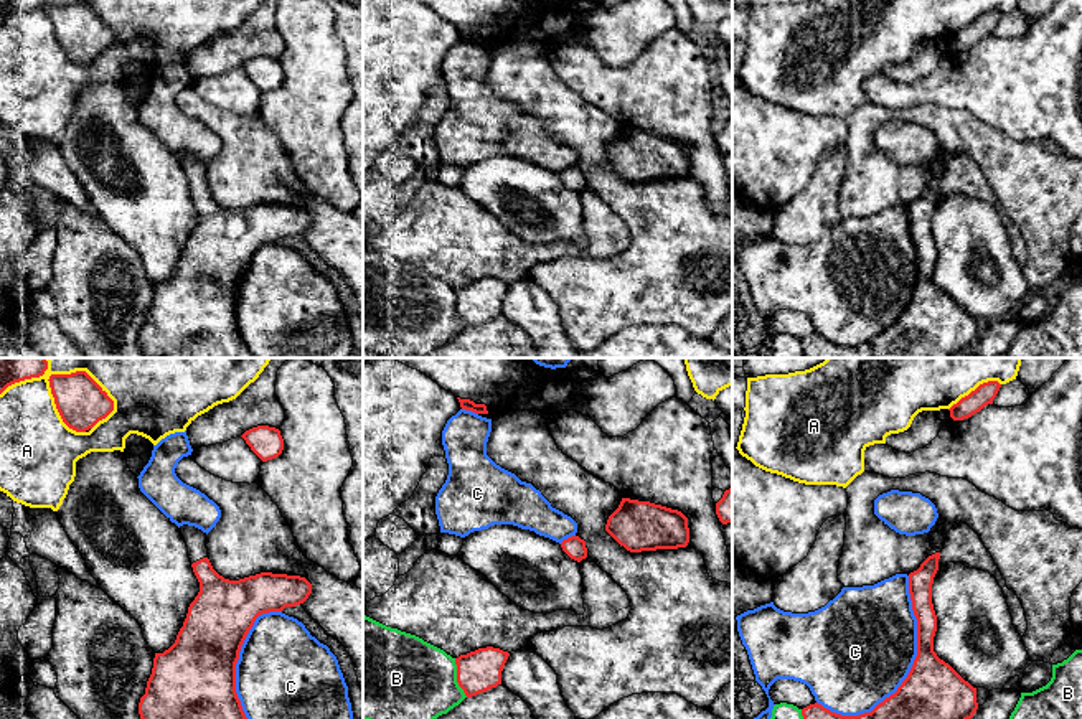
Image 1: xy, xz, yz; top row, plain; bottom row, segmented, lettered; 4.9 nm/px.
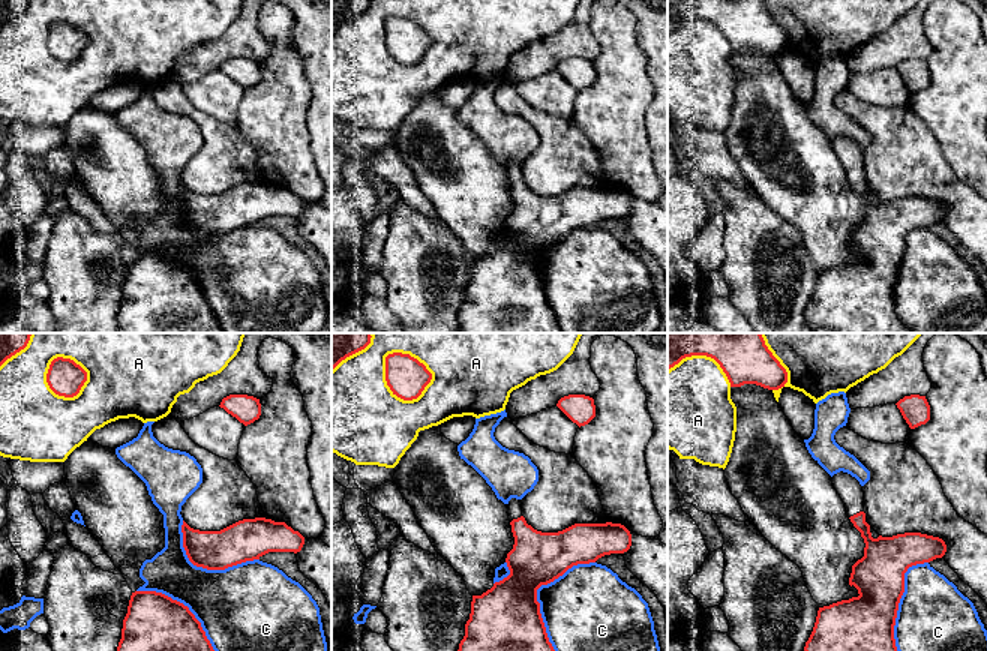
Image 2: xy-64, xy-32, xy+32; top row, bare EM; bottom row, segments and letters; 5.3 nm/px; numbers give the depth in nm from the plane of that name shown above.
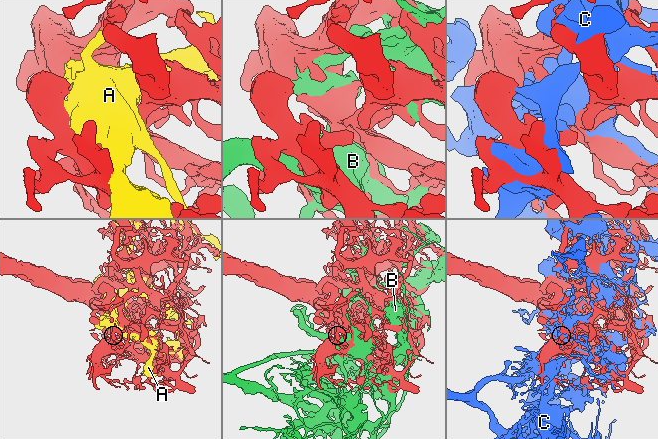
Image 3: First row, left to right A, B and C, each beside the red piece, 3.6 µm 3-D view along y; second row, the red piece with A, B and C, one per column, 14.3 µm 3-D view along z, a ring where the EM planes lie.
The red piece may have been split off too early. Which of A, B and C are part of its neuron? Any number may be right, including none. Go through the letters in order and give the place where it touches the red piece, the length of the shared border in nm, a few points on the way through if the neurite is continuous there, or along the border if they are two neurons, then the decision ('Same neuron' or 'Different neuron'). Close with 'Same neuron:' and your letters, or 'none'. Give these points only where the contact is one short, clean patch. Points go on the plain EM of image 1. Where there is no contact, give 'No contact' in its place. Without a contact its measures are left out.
A: Touches red at xy (84, 2). Shared border 360 nm. Different neuron
B: Touches red at xz (457, 309). Shared border 200 nm. Different neuron
C: Touches red at yz (909, 302). Shared border 750 nm. Different neuron
Same neuron: none

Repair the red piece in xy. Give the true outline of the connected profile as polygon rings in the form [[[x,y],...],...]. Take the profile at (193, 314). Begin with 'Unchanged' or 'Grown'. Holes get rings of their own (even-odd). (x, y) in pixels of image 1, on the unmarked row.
Grown. [[[195,157],[178,158],[186,178],[200,223],[188,237],[175,274],[155,284],[139,345],[147,358],[252,358],[236,323],[236,294],[241,277],[256,249],[269,242],[303,234],[312,214],[300,206],[261,203],[239,211],[219,206],[209,190],[206,163]]]

